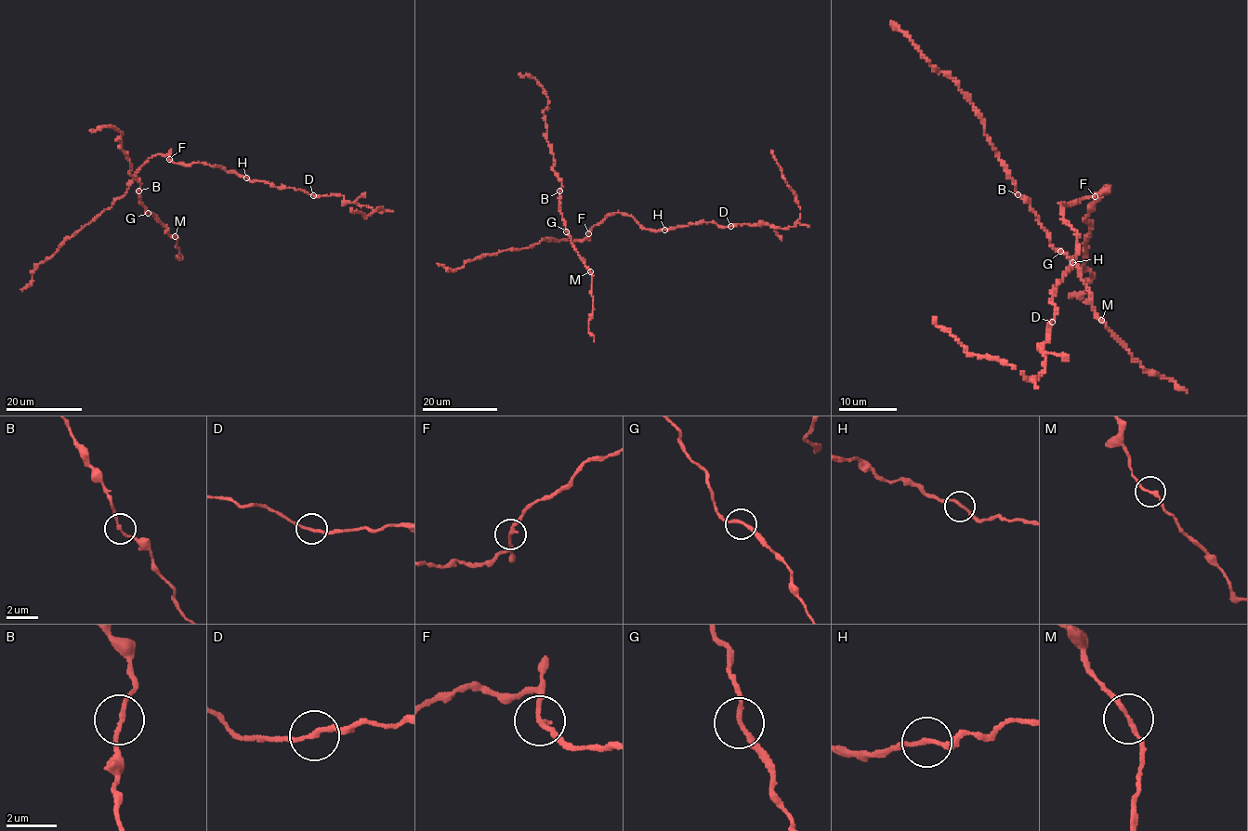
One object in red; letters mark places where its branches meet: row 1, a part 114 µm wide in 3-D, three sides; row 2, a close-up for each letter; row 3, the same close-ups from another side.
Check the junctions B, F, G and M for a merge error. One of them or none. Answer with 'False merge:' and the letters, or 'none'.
False merge: none

